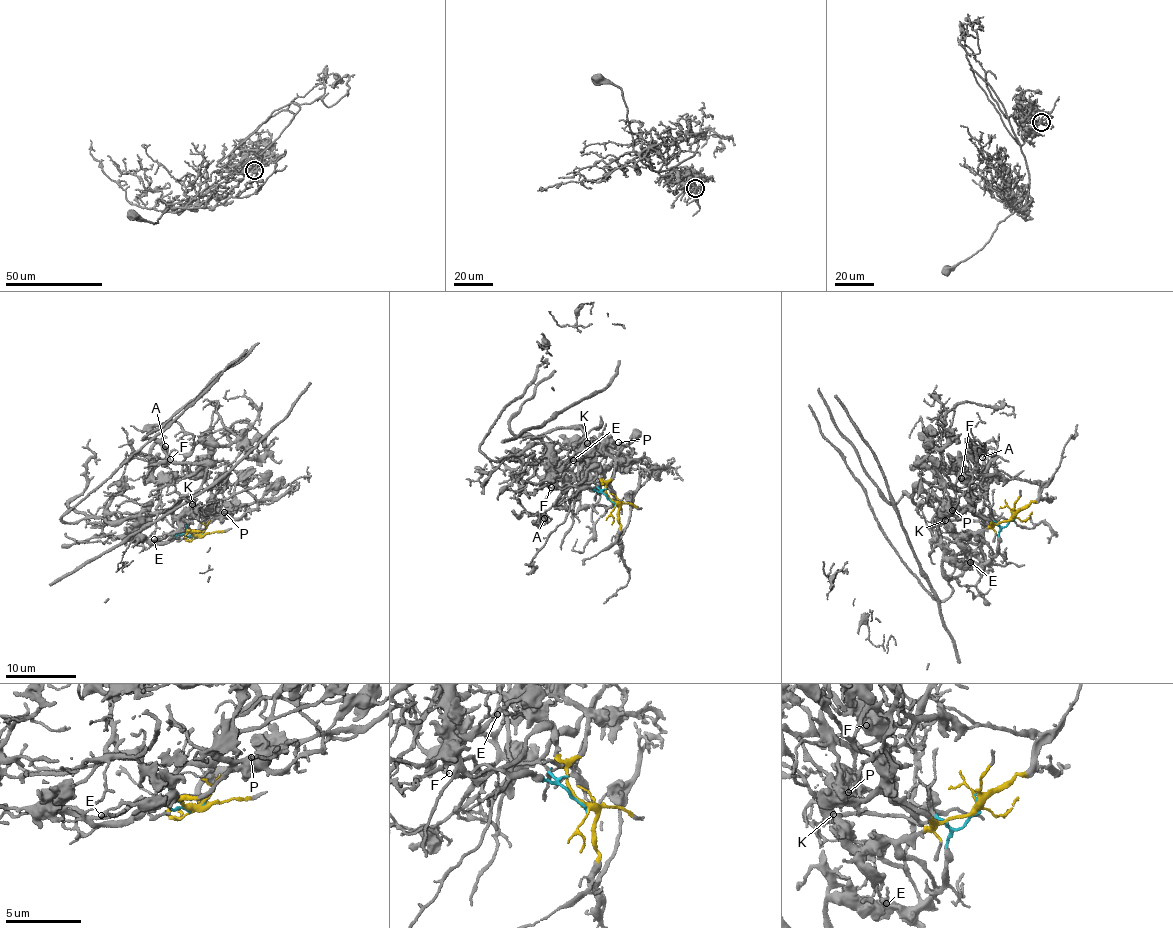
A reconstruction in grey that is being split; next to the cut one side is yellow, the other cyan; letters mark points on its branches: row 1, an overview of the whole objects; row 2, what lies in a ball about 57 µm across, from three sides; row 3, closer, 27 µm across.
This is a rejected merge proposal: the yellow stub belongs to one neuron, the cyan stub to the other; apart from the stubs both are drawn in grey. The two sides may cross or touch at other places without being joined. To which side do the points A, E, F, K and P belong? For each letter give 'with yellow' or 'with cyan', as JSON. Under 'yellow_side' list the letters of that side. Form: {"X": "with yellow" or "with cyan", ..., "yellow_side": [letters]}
{"A": "with cyan", "E": "with yellow", "F": "with cyan", "K": "with yellow", "P": "with yellow", "yellow_side": ["E", "K", "P"]}

